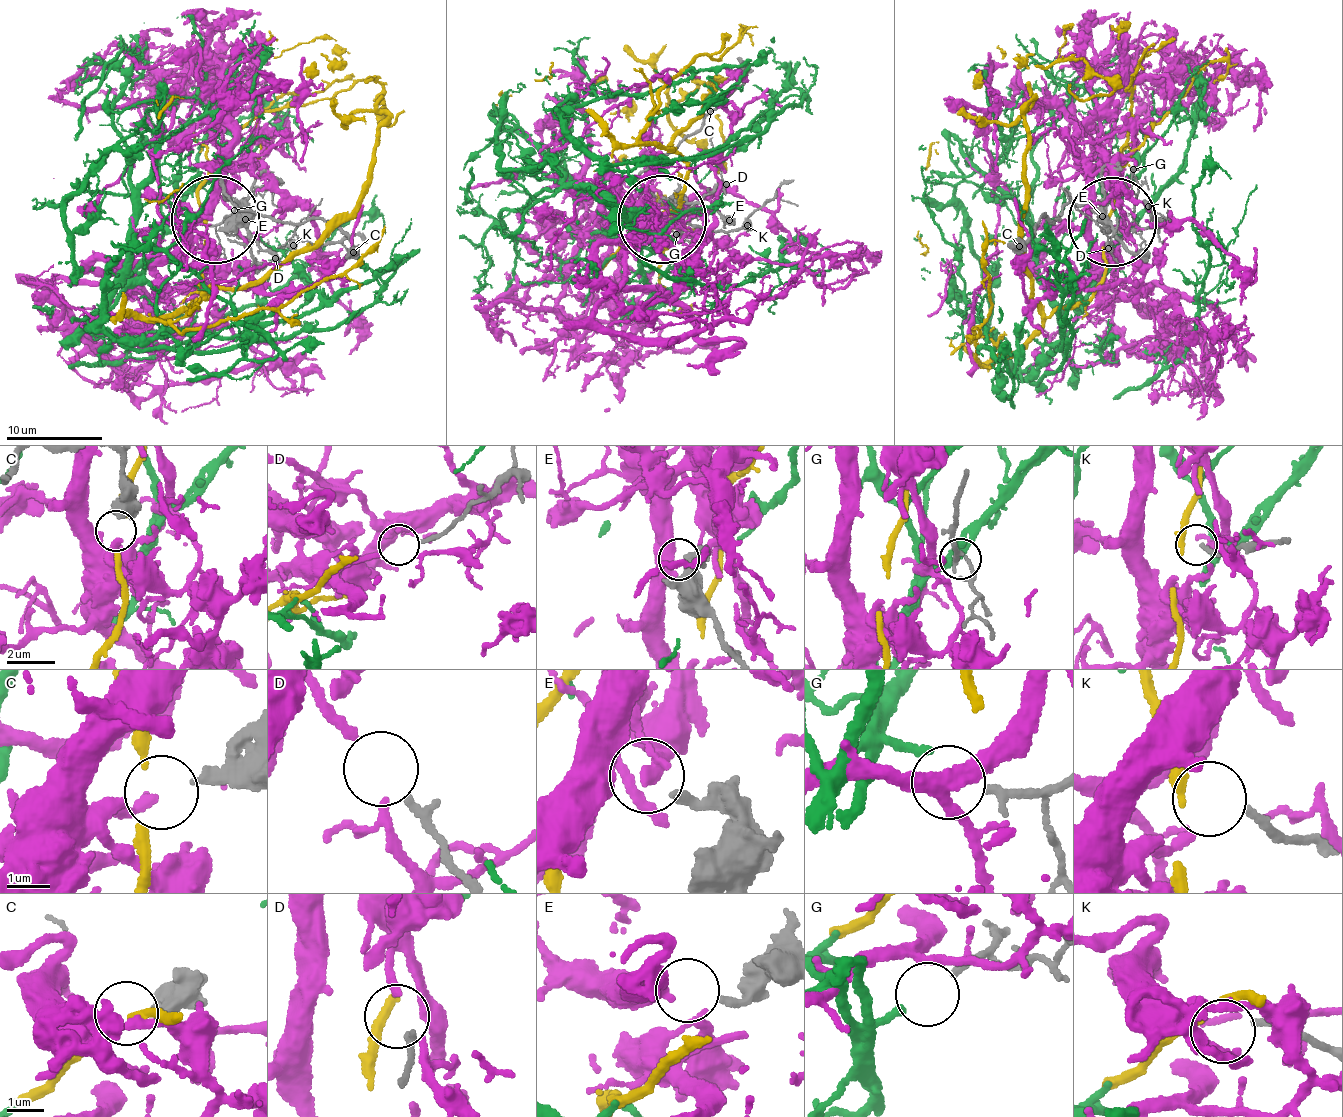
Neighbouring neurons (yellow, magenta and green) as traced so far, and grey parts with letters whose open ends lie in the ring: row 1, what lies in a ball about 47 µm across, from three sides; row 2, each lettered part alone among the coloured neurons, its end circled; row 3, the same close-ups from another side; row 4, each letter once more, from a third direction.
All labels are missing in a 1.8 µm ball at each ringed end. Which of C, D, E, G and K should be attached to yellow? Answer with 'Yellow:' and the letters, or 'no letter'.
Yellow: K

